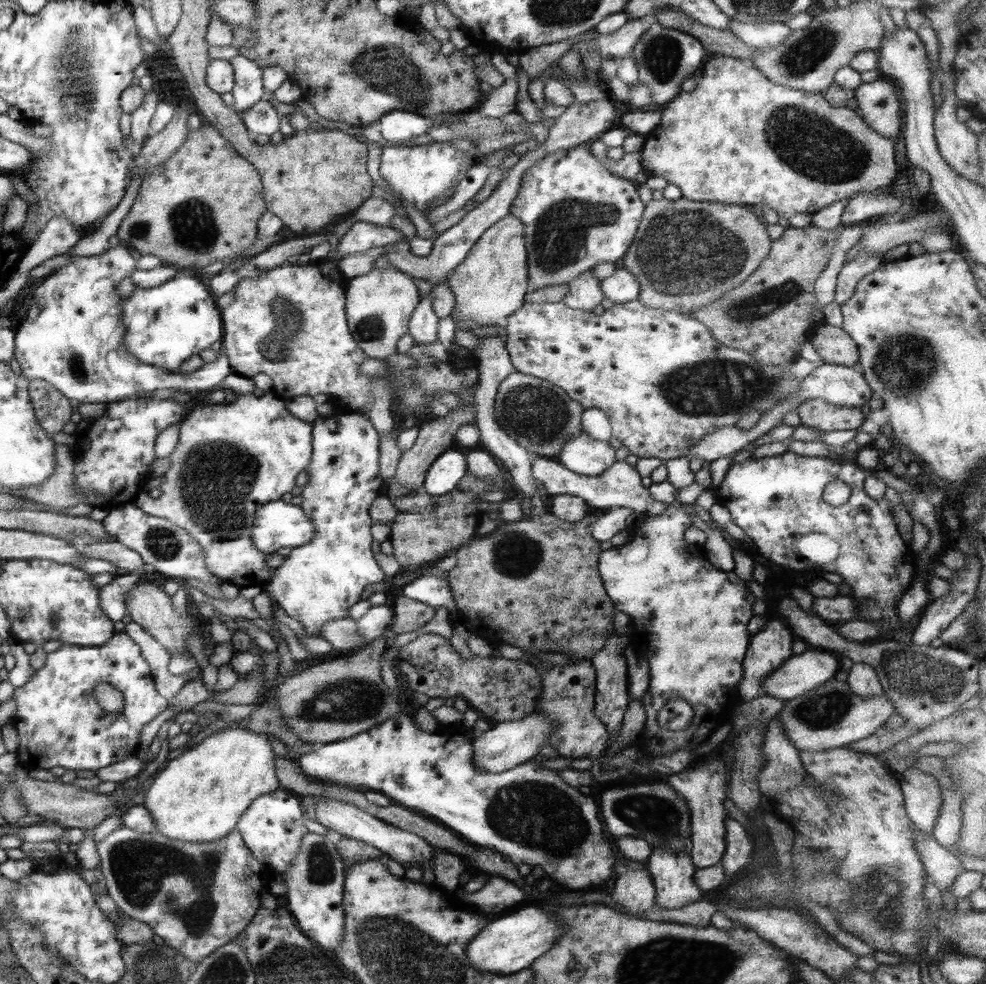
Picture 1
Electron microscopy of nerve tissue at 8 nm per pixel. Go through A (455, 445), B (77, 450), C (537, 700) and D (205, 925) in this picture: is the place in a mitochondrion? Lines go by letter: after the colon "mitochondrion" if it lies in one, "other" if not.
A: other
B: other
C: other
D: mitochondrion

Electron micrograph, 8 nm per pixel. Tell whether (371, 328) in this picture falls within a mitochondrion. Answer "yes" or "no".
yes

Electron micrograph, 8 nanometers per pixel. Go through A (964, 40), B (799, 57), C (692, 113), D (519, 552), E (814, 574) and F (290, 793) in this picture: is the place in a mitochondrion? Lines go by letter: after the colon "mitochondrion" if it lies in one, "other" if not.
A: other
B: mitochondrion
C: other
D: mitochondrion
E: other
F: other

